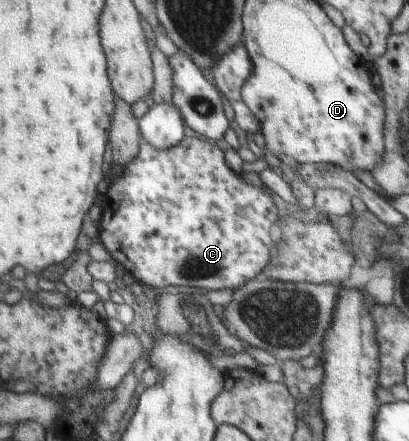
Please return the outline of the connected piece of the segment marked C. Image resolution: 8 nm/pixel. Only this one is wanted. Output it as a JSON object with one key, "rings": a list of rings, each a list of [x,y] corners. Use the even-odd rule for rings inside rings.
{"rings":[[[195,134],[186,136],[176,147],[169,150],[157,150],[148,143],[142,143],[141,152],[137,158],[123,168],[123,173],[119,180],[112,182],[110,188],[107,189],[108,201],[104,203],[104,213],[100,225],[101,242],[105,245],[112,258],[119,262],[126,271],[128,271],[136,281],[142,285],[151,287],[170,287],[177,285],[183,287],[185,292],[189,288],[194,288],[197,294],[206,290],[231,289],[233,291],[240,288],[242,283],[248,283],[262,277],[264,270],[270,265],[271,249],[276,248],[278,230],[278,209],[272,201],[272,197],[268,193],[264,193],[264,189],[247,185],[240,179],[240,175],[236,175],[224,159],[222,149],[212,143],[208,143],[206,138],[202,138]]]}

